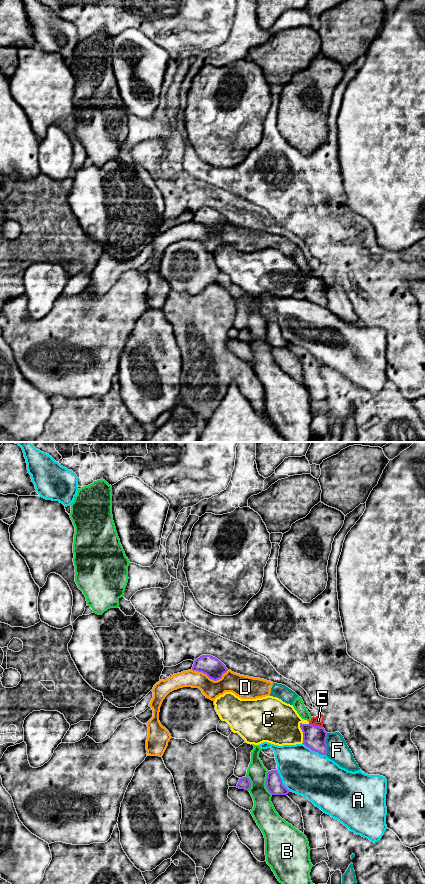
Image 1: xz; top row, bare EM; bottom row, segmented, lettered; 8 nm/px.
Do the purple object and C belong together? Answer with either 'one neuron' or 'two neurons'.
two neurons

